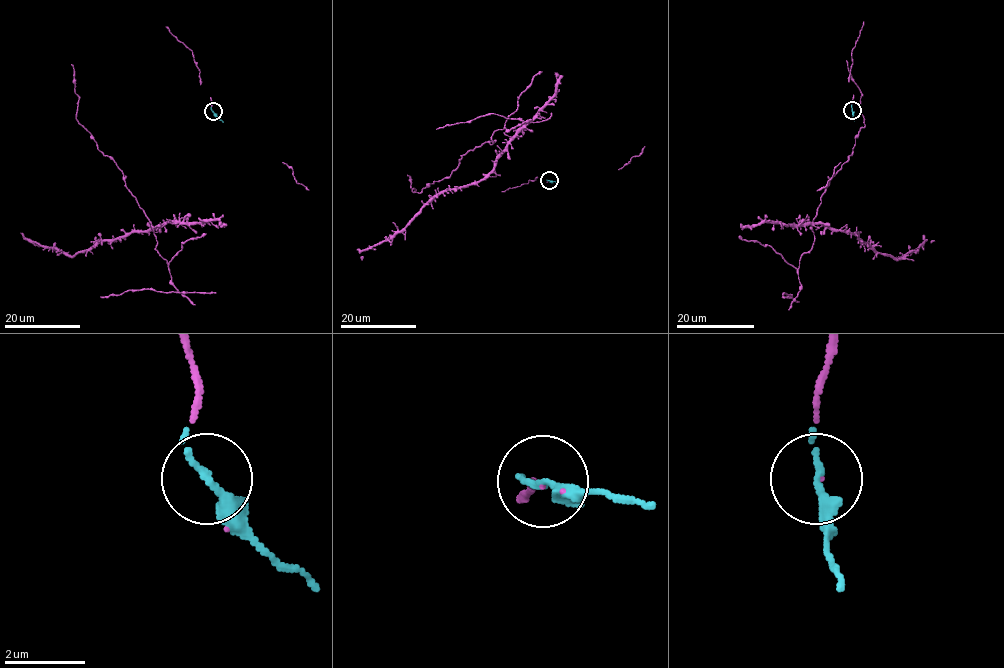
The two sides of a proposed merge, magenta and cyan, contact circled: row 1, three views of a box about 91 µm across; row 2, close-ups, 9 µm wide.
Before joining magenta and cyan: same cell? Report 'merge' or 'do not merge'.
merge

